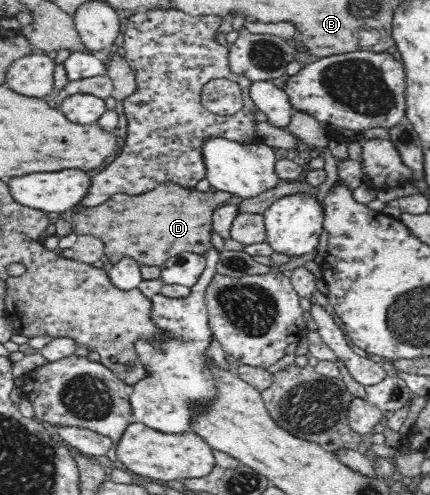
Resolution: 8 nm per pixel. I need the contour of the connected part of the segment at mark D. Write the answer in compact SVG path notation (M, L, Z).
M166 181L141 195L115 194L97 207L87 207L85 212L73 214L71 221L78 235L91 235L103 241L104 254L112 264L129 256L140 266L160 267L179 252L203 255L211 248L212 215L225 201L237 201L237 196L224 191L200 192Z

